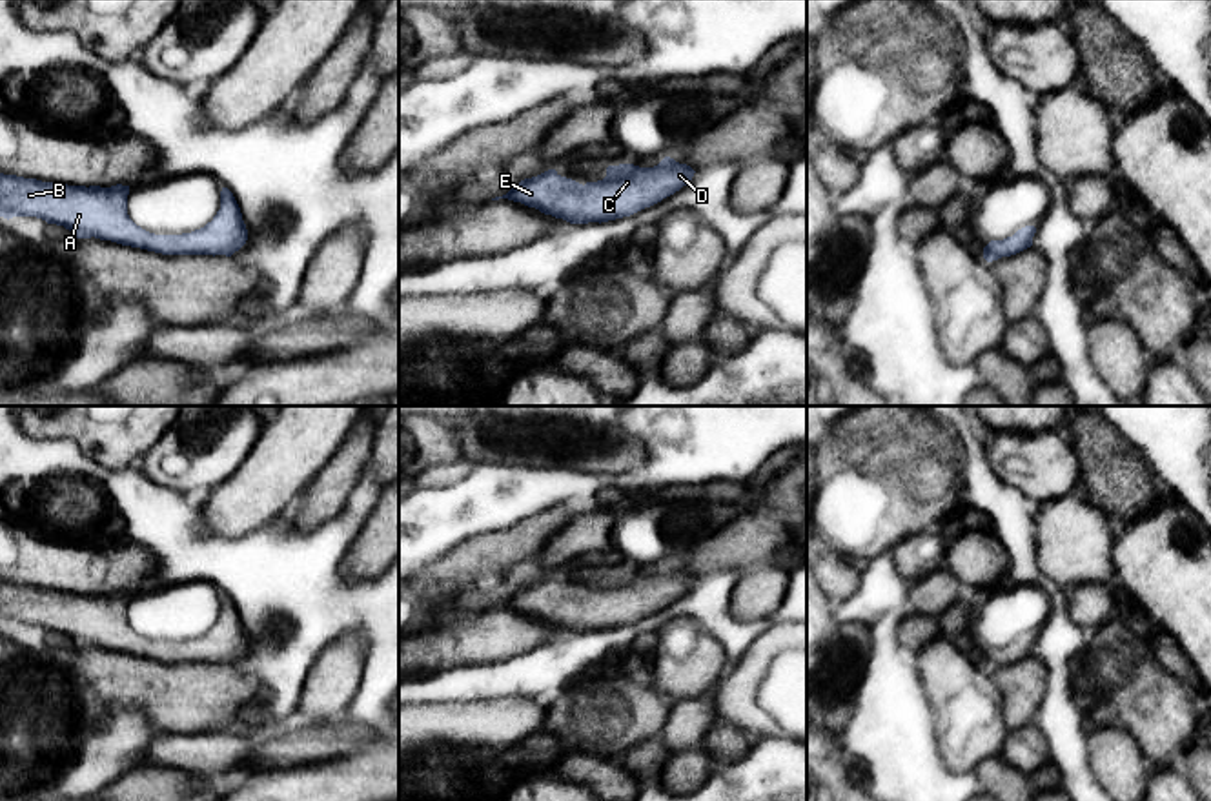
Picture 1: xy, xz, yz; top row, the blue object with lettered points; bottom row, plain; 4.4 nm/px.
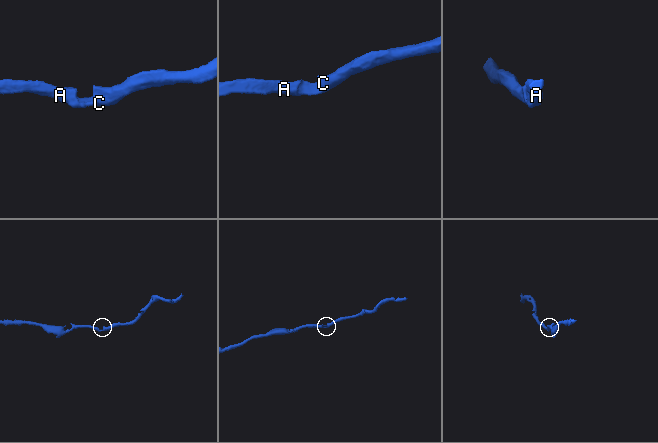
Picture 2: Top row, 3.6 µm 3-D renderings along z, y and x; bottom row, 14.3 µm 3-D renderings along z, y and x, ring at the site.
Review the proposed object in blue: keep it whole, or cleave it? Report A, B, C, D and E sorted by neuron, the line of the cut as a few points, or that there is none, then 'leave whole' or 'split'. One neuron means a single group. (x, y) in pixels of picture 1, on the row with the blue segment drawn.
groups A B C D E; cut none; leave whole

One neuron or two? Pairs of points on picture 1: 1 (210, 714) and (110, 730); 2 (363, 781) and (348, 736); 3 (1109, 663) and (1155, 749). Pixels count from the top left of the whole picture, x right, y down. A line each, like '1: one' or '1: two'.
1: two
2: two
3: one

